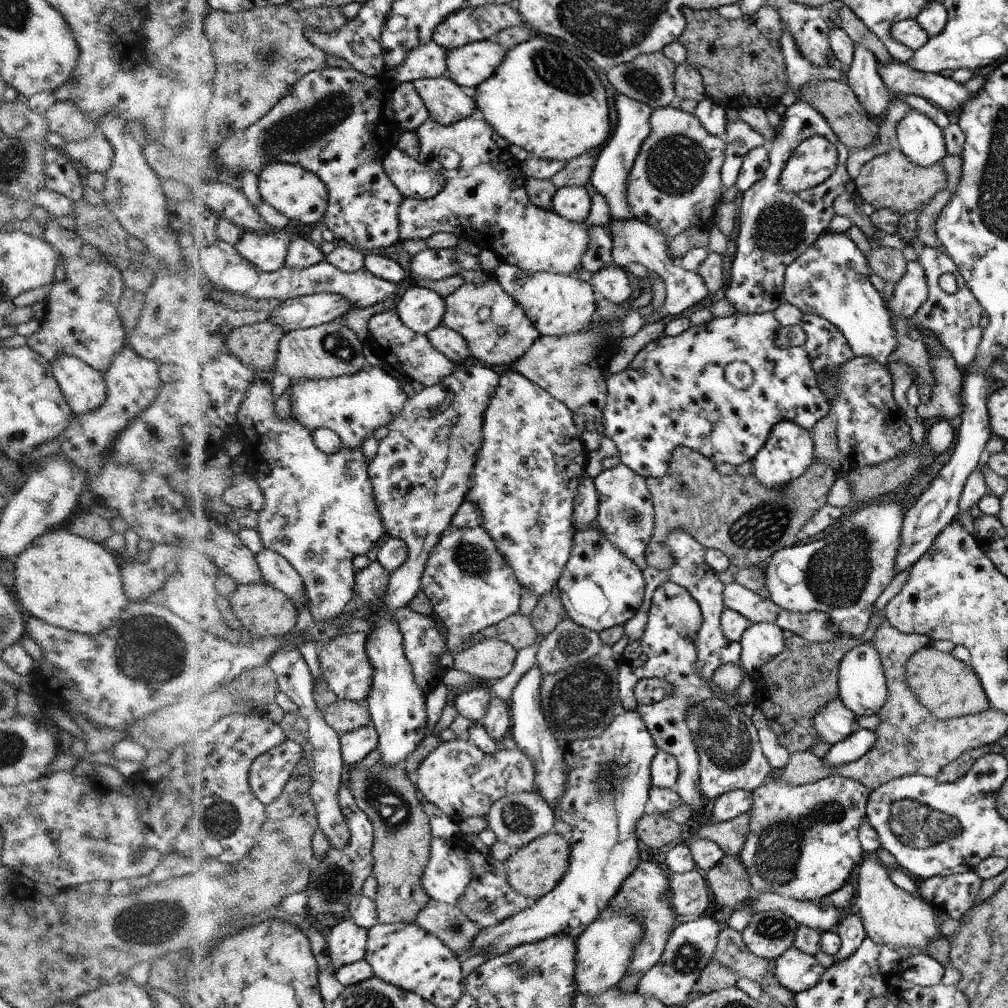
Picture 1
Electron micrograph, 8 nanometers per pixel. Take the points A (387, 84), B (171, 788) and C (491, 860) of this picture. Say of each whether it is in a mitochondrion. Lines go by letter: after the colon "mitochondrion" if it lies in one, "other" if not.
A: other
B: other
C: other

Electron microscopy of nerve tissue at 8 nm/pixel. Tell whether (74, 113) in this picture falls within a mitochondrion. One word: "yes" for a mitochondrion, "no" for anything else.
no

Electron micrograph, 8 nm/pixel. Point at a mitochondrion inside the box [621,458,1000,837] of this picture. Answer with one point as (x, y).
(836, 575)

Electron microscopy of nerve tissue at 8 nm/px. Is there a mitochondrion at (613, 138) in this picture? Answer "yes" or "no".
no

